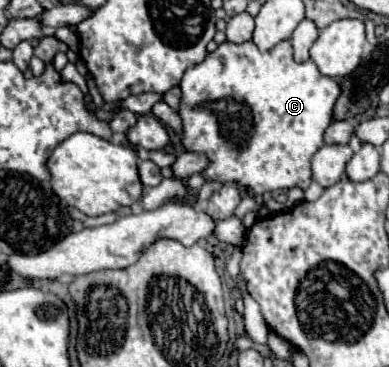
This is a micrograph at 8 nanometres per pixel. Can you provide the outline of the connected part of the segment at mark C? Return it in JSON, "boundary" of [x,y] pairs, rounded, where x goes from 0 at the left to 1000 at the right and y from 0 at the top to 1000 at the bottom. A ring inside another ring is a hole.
{"boundary":[[[627,112],[627,117],[566,117],[560,134],[550,144],[535,144],[530,161],[499,183],[488,183],[468,221],[463,221],[463,237],[468,237],[468,270],[463,270],[463,297],[458,297],[458,313],[468,324],[468,362],[463,362],[463,384],[468,384],[468,401],[478,411],[499,411],[499,417],[524,417],[535,428],[535,455],[519,466],[519,482],[530,493],[560,493],[560,499],[612,499],[622,510],[643,510],[658,531],[674,531],[684,520],[715,520],[715,515],[751,515],[751,510],[771,510],[771,515],[787,515],[802,493],[802,471],[797,471],[797,433],[802,422],[833,395],[828,384],[828,357],[838,357],[838,346],[853,335],[853,297],[859,297],[859,281],[869,270],[869,259],[879,253],[879,237],[869,221],[848,215],[848,210],[833,210],[823,204],[817,183],[802,172],[802,166],[787,166],[787,172],[761,172],[751,161],[751,128],[746,128],[746,112],[720,112],[710,128],[699,128],[694,139],[684,144],[668,144],[663,128],[648,117],[648,112]]]}

